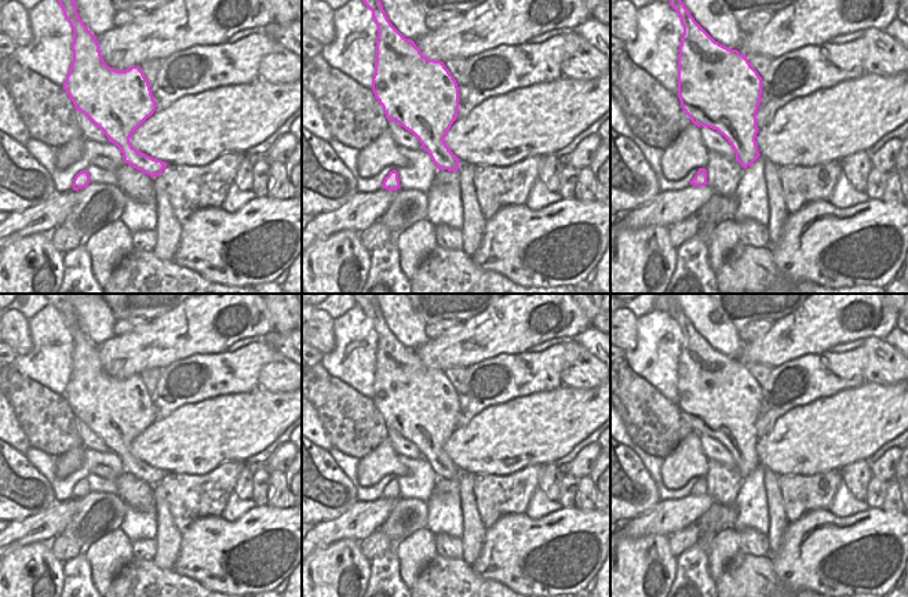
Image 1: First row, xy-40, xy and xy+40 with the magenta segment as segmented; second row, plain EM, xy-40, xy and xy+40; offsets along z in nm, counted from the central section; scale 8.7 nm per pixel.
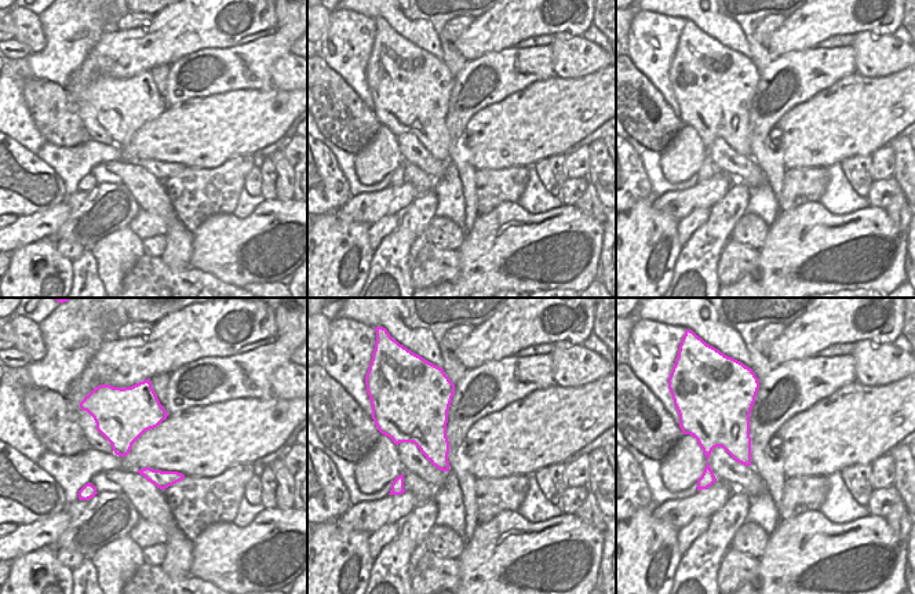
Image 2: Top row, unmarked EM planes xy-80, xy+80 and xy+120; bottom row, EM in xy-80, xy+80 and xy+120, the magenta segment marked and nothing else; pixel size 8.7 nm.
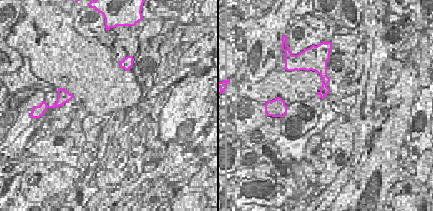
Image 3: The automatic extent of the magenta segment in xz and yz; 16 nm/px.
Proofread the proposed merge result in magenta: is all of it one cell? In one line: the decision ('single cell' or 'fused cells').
single cell

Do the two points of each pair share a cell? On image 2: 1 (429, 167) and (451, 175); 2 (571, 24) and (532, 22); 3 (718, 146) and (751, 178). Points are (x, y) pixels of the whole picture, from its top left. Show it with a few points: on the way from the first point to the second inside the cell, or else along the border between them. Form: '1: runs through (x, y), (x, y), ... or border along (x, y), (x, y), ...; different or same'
1: border along (449, 164), (445, 174), (436, 182); different
2: runs through (561, 25), (553, 26), (542, 22); same
3: runs through (725, 155), (743, 170); same

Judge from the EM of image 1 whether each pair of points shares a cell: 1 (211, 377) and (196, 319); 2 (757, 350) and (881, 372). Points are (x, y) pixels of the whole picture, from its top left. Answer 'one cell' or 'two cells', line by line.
1: two cells
2: two cells

